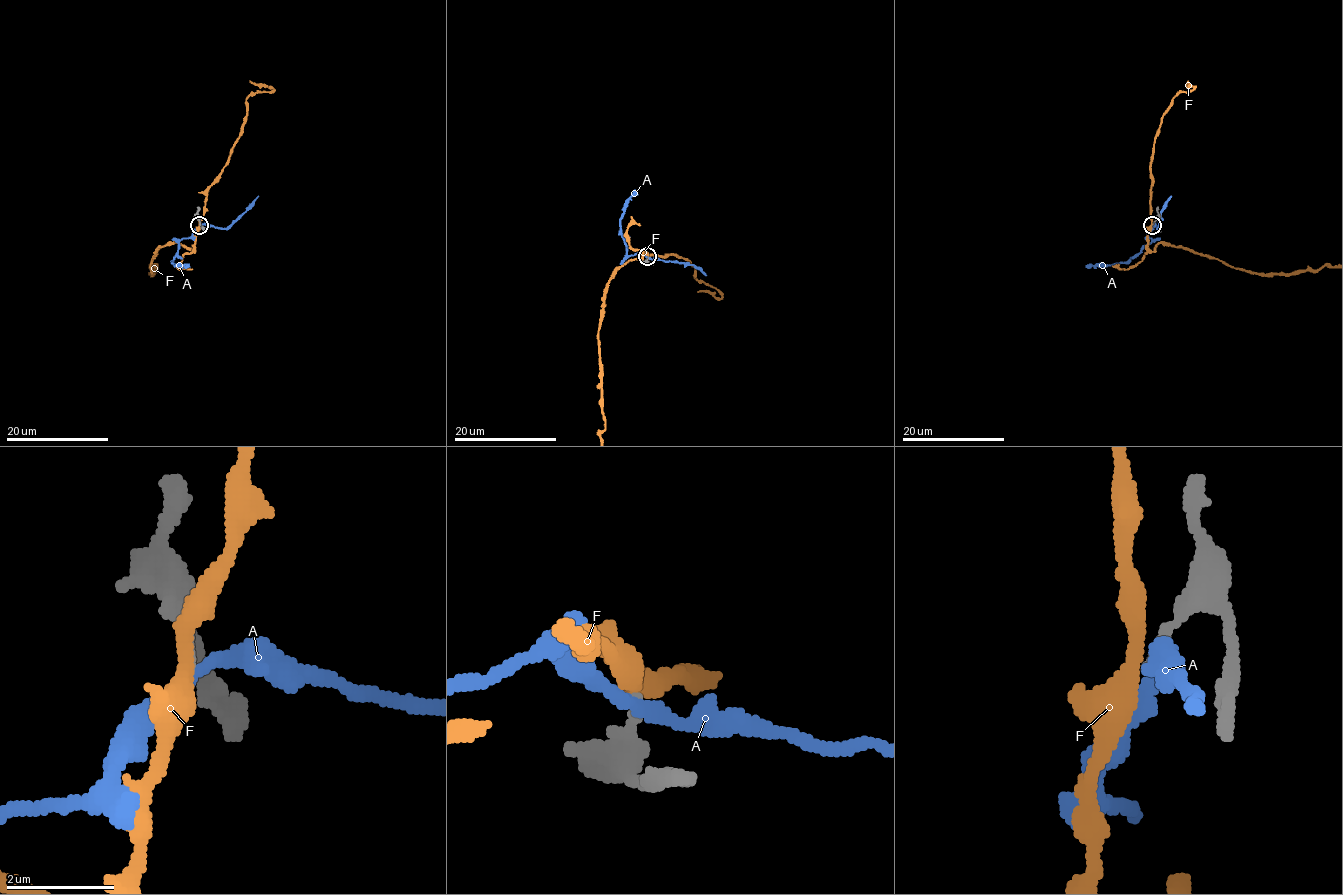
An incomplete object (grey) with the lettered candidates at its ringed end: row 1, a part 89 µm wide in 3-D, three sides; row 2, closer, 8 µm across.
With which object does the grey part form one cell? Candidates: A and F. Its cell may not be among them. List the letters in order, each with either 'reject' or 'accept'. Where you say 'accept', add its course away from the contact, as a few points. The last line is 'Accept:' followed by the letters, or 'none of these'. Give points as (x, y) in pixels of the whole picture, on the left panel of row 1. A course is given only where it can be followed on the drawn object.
A: reject
F: reject
Accept: none of these

